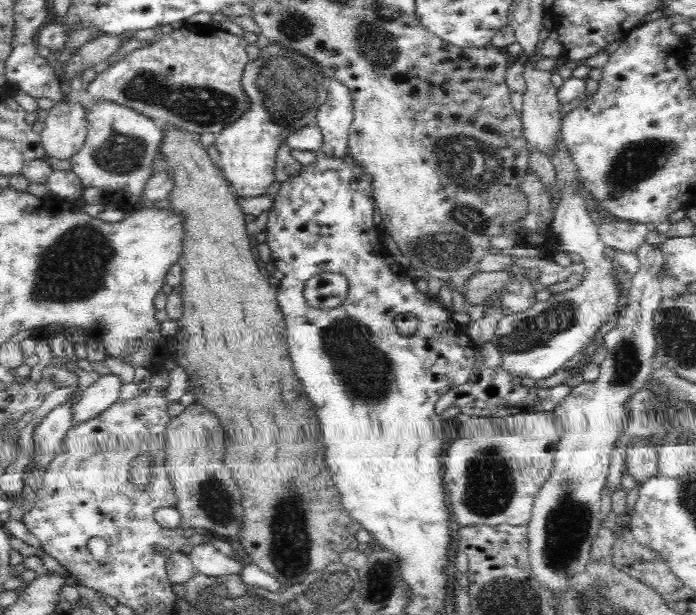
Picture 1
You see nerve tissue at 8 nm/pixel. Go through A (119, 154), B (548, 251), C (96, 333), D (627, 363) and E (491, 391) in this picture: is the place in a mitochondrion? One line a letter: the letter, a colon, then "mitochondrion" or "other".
A: mitochondrion
B: other
C: other
D: mitochondrion
E: other

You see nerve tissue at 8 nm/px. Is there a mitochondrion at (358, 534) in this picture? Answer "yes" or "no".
no

